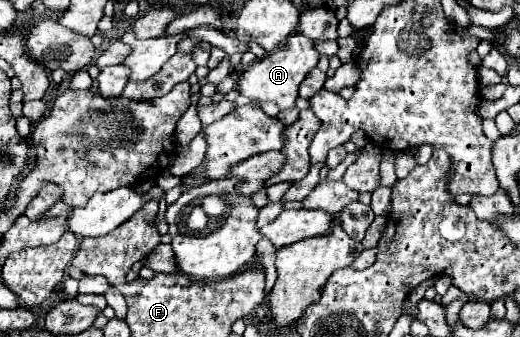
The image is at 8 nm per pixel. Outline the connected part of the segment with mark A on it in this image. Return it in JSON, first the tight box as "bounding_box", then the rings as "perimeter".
{"bounding_box":[237,34,319,110],"perimeter":[[[291,34],[285,48],[279,48],[279,50],[267,54],[265,58],[261,58],[251,68],[247,68],[245,72],[239,74],[237,92],[251,100],[269,100],[269,102],[277,104],[281,110],[293,108],[295,98],[299,96],[299,92],[297,92],[299,84],[309,74],[309,70],[317,66],[317,62],[319,62],[319,52],[313,48],[313,42],[303,34]]]}

